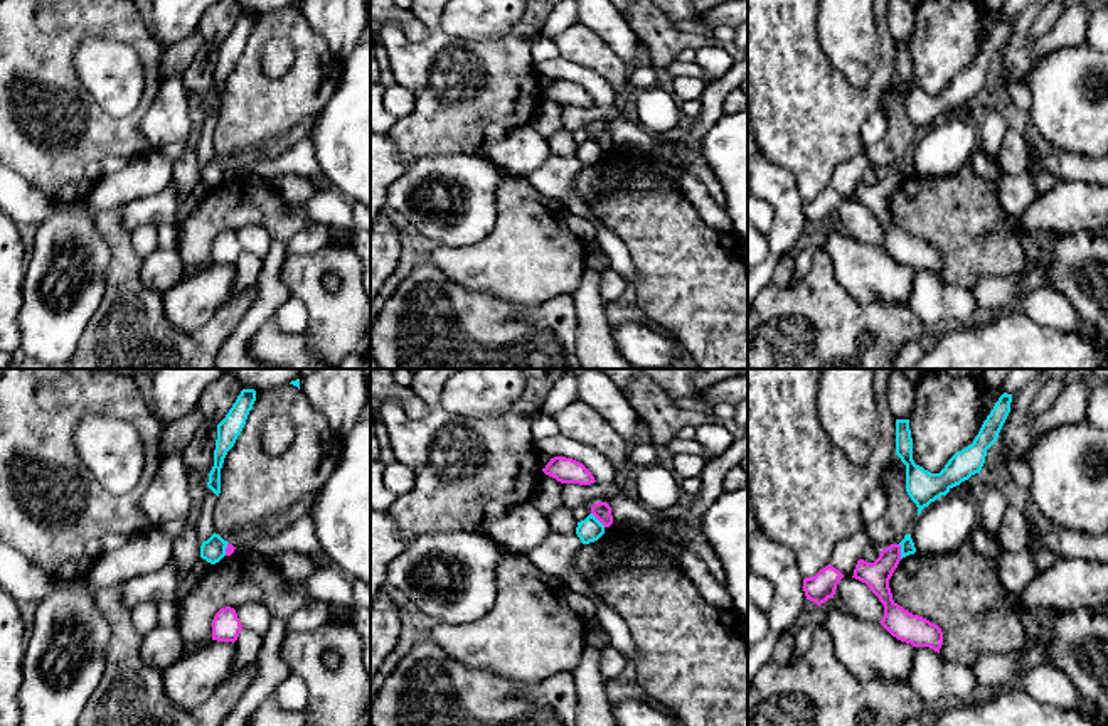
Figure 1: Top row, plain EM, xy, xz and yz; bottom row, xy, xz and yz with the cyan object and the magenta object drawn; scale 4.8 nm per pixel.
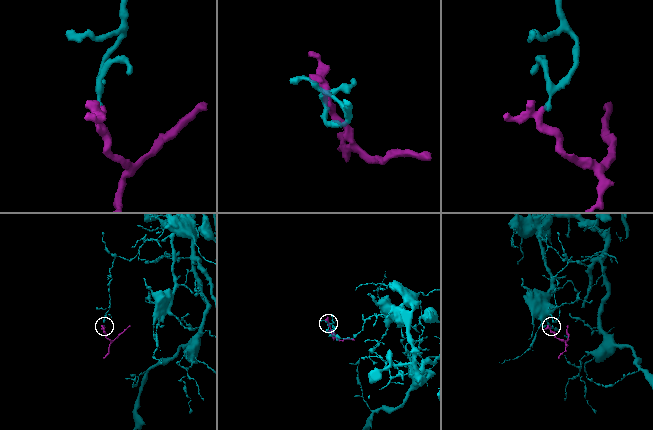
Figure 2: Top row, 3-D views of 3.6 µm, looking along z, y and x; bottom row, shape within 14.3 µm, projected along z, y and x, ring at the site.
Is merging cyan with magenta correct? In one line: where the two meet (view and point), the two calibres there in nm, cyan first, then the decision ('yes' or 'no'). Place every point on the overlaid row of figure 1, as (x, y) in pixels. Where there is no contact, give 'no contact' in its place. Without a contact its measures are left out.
yz (901, 551) | 70/130 nm | no

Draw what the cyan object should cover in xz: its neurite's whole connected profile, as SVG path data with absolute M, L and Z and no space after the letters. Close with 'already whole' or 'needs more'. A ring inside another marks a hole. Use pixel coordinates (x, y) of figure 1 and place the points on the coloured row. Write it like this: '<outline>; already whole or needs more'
M589 514L584 520L578 522L576 534L583 544L589 544L605 534L605 526Z; already whole

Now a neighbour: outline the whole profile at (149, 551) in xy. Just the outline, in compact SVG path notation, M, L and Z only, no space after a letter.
M148 527L115 551L103 553L89 568L88 579L99 591L158 571L170 556L172 541L162 527Z

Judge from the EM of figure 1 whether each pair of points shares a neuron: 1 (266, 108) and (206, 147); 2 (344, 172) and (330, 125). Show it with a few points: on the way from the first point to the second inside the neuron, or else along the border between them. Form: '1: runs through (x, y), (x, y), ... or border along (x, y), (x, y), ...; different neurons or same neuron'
1: border along (218, 120), (214, 154); different neurons
2: runs through (344, 160), (342, 137); same neuron

